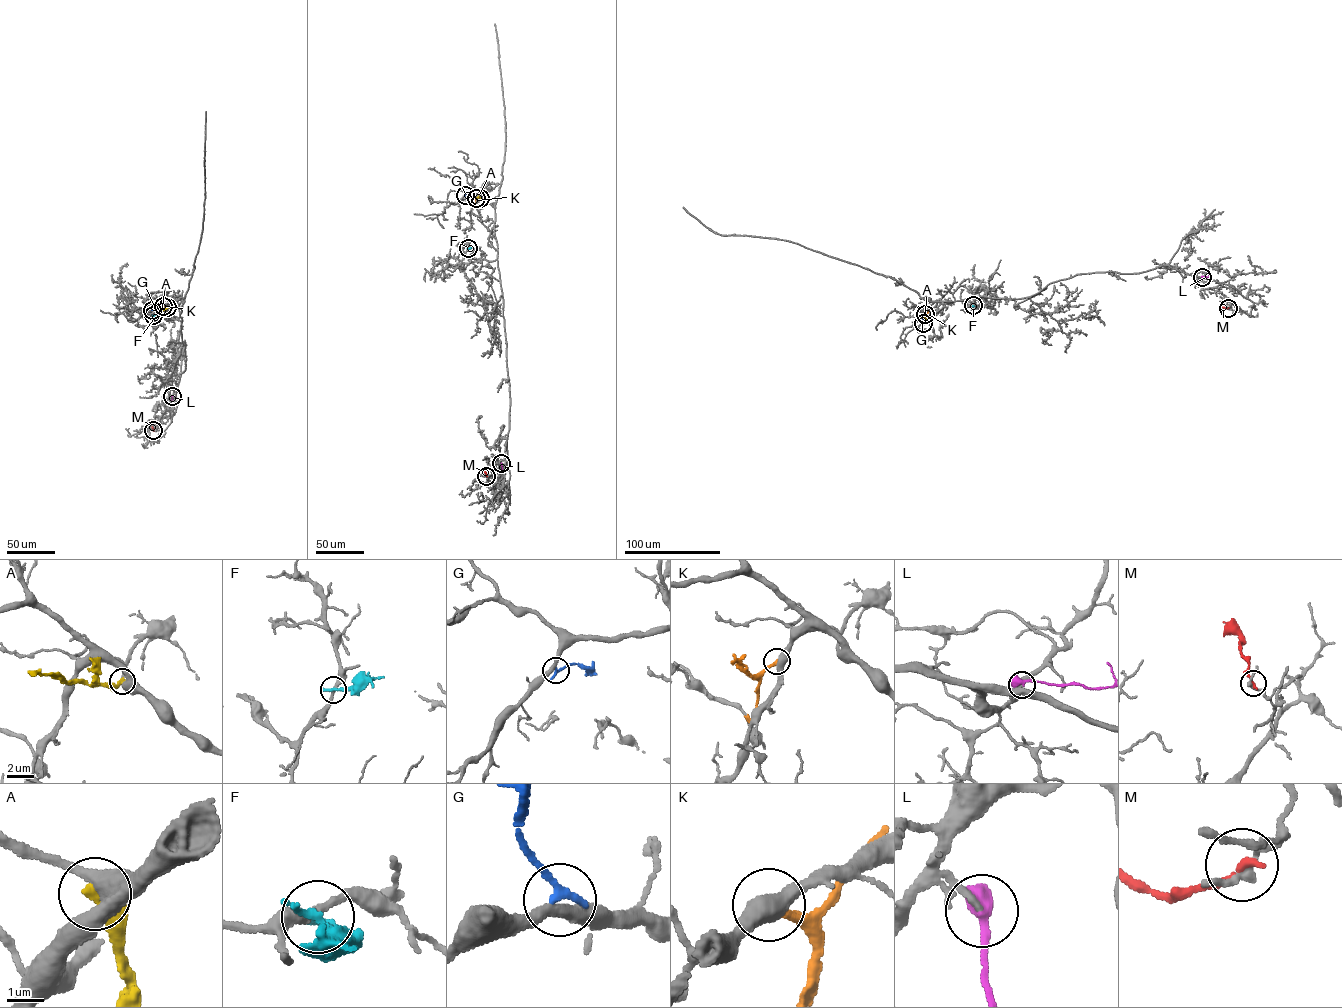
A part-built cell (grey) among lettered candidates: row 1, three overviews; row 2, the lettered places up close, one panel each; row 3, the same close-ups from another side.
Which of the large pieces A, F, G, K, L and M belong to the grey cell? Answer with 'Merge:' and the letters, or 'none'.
Merge: L

